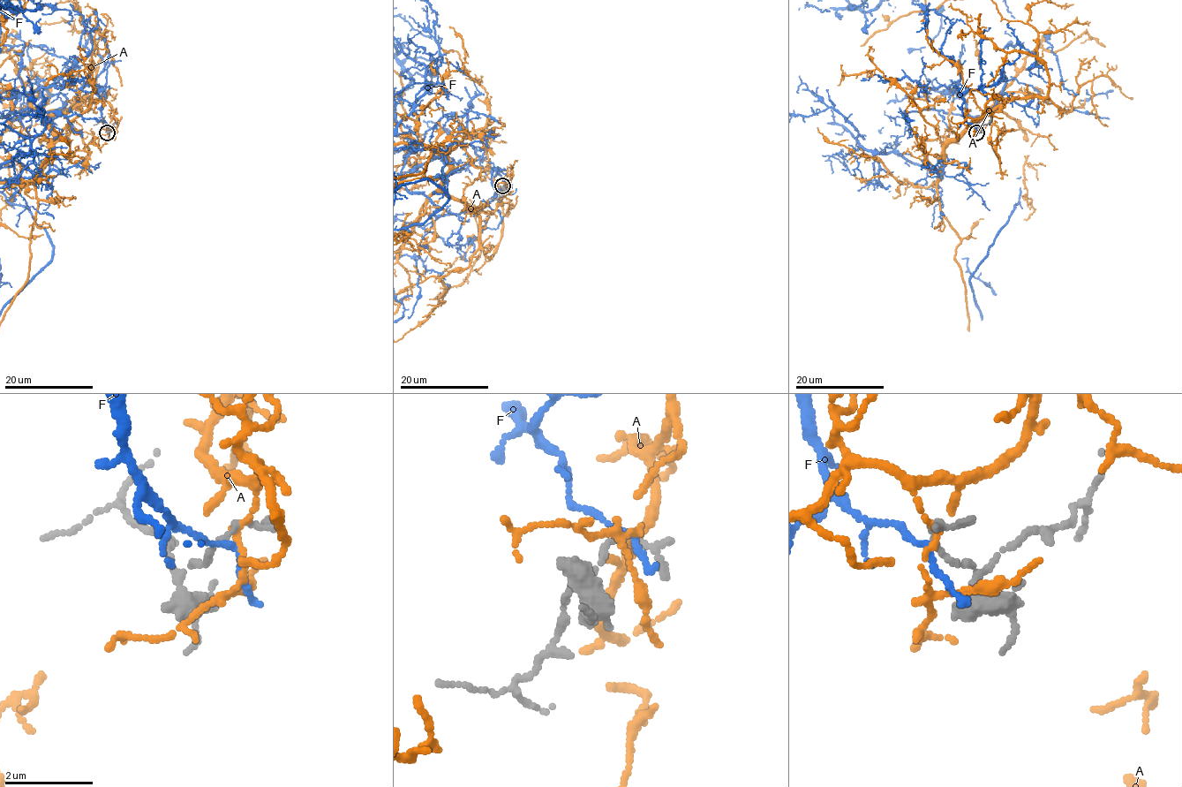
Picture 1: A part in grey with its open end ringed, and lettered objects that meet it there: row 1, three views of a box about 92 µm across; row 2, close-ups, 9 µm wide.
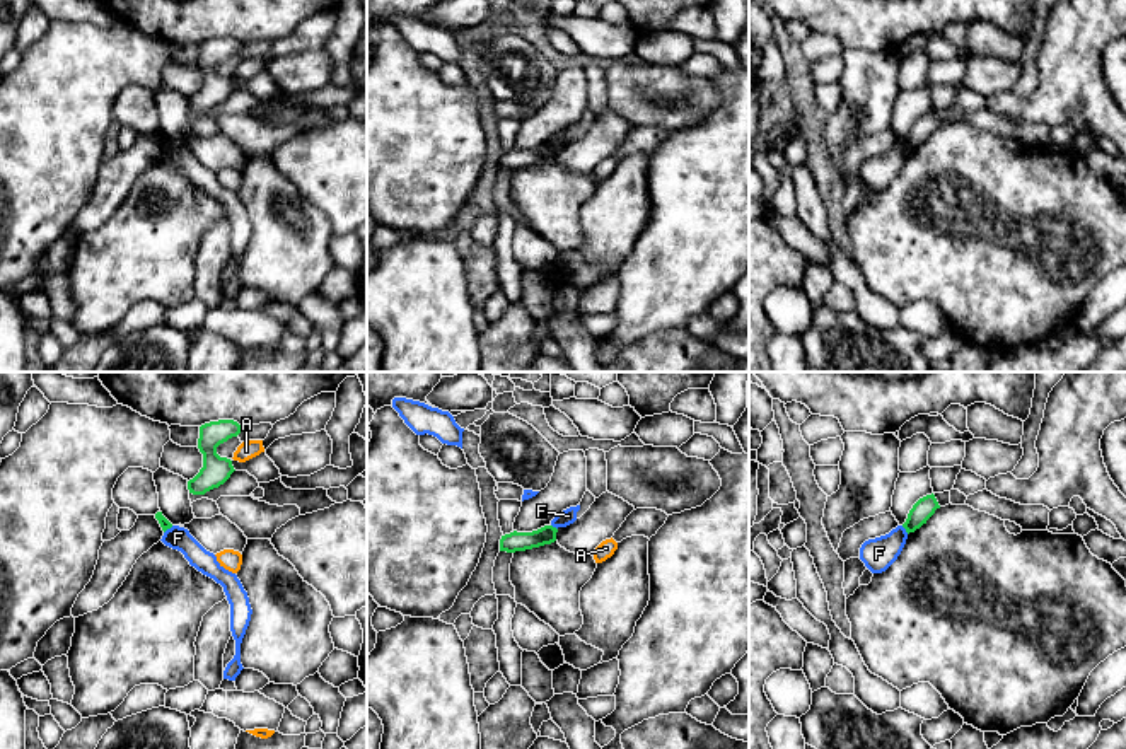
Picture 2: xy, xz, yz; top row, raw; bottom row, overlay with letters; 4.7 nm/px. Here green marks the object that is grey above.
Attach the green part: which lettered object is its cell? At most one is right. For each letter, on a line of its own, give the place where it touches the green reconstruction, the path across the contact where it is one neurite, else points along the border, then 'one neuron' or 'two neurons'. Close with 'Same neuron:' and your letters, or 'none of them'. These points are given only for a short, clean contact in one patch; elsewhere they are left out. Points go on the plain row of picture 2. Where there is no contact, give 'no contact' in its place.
A: no contact; two neurons
F: meets green in xy at (168, 145); border along xy (173, 144), (164, 150); two neurons
Same neuron: none of them

